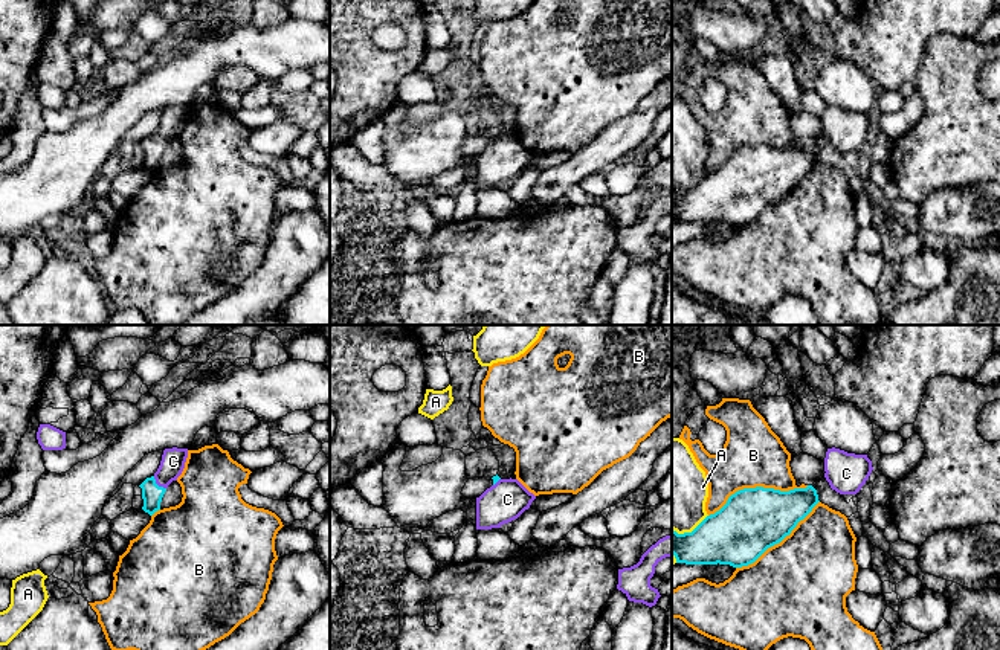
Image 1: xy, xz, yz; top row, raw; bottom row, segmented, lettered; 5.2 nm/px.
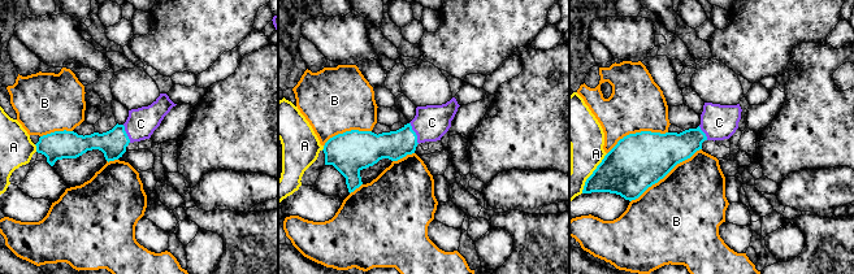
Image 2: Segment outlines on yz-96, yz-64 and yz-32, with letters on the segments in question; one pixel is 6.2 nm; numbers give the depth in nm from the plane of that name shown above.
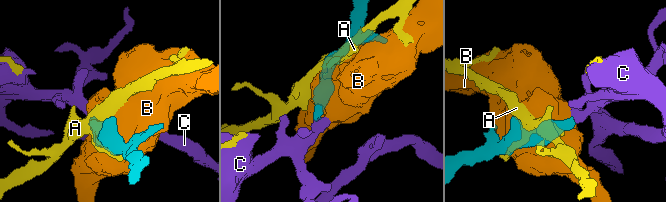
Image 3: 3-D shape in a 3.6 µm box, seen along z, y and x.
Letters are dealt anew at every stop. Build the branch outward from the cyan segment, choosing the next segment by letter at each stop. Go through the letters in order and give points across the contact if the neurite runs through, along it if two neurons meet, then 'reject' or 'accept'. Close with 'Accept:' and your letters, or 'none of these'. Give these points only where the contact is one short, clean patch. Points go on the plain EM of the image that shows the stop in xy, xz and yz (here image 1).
A: reject
B: reject
C: across xy (151, 151), (156, 142), (171, 125), (173, 119) | accept
Accept: C

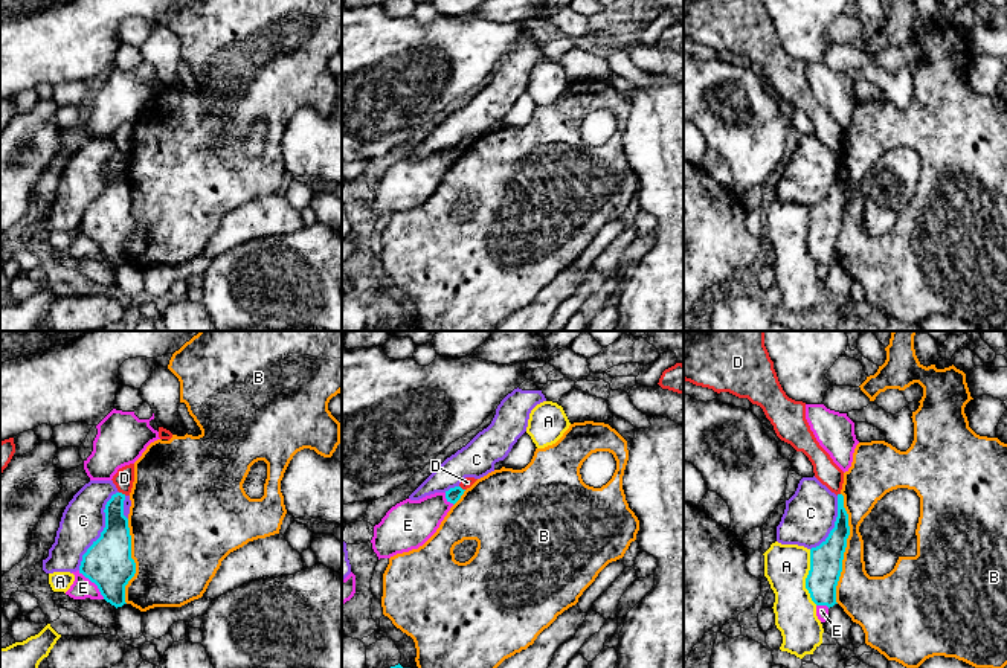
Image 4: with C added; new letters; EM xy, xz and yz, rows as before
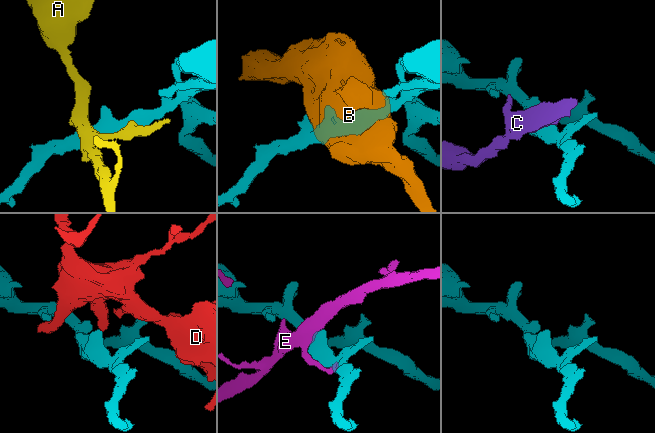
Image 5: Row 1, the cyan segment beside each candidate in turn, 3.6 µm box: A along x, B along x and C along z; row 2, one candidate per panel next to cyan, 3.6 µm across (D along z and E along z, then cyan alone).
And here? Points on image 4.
A: reject
B: reject
C: reject
D: along xy (119, 150), (125, 153) | reject
E: reject
Accept: none of these

